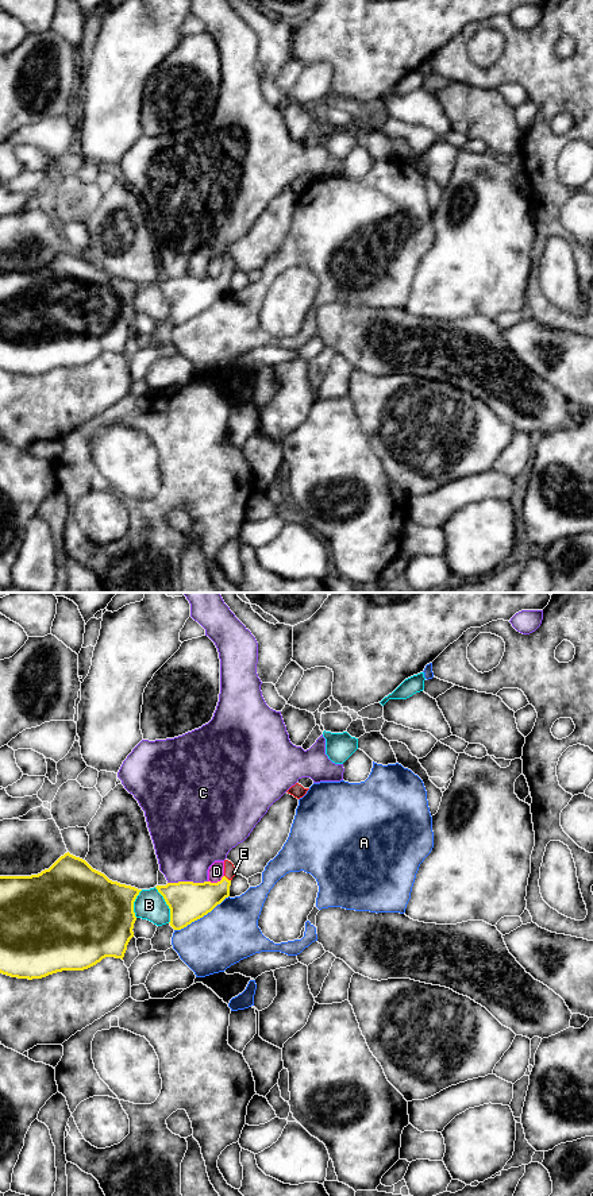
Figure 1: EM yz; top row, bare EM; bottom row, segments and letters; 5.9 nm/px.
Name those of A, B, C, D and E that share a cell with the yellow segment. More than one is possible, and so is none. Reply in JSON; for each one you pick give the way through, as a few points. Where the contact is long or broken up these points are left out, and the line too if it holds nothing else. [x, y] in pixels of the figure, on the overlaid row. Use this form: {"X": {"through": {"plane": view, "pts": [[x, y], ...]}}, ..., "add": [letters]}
{"E": {"through": {"plane": "yz", "pts": [[191, 901], [212, 894], [226, 878], [230, 872]]}}, "add": ["E"]}

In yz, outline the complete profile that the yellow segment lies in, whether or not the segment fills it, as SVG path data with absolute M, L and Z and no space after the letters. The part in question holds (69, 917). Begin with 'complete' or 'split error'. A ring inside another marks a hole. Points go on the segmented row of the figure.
complete; M69 852L38 875L0 876L0 973L32 980L62 971L84 971L105 957L123 960L134 937L134 902L140 891L109 880Z

